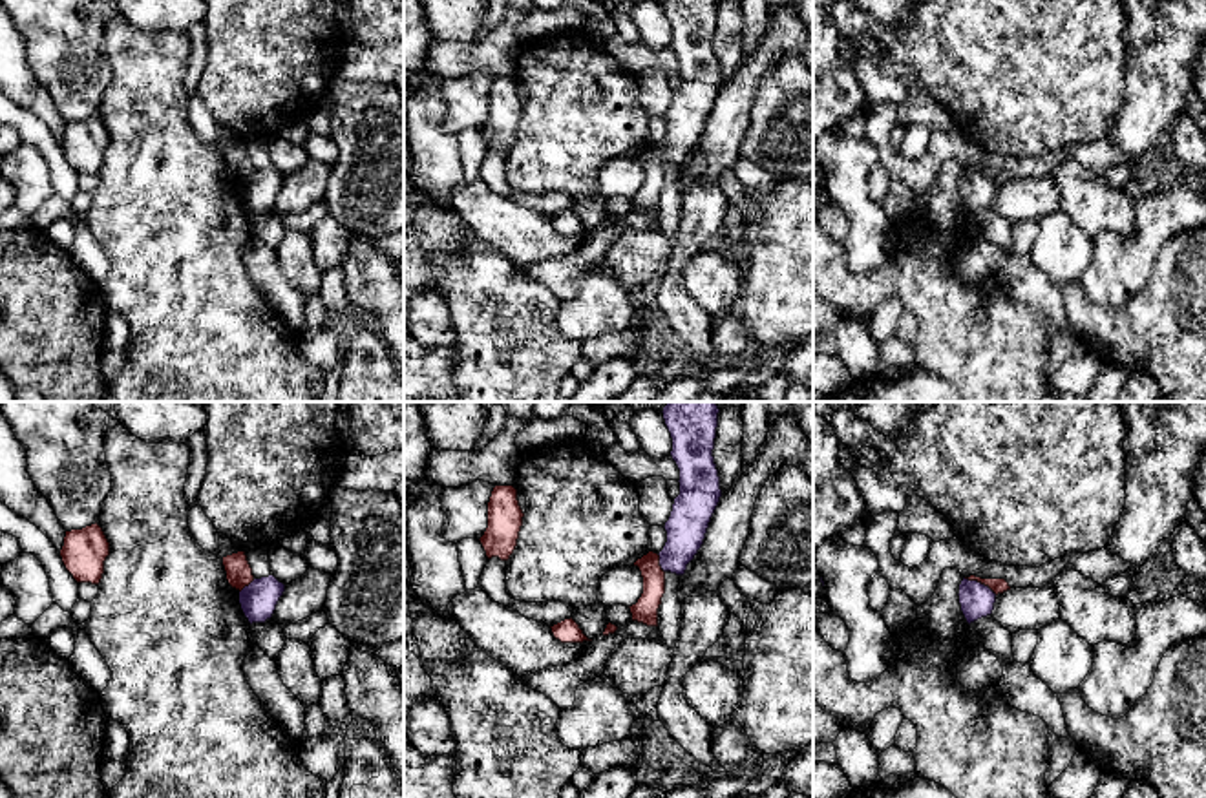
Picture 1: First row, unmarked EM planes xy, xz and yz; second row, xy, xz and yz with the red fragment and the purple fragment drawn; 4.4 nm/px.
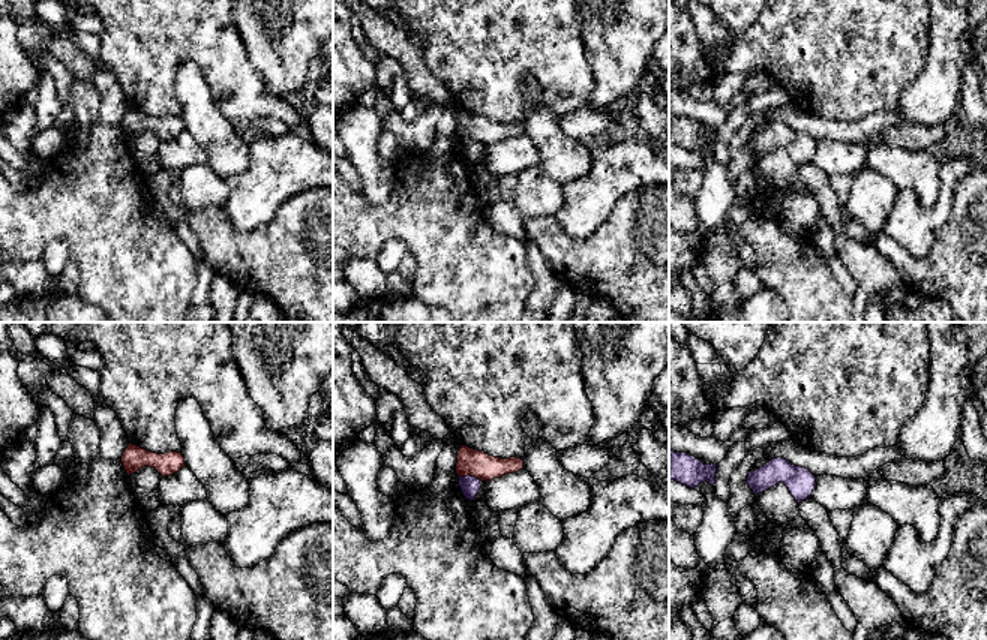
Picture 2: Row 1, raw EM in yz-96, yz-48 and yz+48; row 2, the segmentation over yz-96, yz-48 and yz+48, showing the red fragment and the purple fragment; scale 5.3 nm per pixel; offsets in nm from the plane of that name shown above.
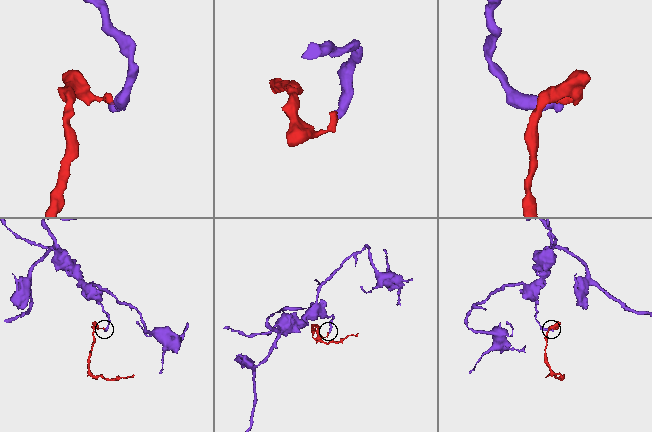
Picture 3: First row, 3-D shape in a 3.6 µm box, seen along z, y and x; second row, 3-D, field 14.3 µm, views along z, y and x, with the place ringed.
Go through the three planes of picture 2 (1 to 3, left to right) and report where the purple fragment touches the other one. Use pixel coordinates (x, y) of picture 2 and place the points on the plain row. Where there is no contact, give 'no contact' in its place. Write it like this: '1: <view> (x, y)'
1: no contact
2: yz-48 (468, 138)
3: no contact

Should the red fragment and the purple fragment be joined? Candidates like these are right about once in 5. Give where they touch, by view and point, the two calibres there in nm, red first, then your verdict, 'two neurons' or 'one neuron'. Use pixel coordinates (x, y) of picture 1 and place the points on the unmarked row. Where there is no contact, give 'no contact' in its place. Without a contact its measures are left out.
yz (980, 172) | 60/150 nm | two neurons

